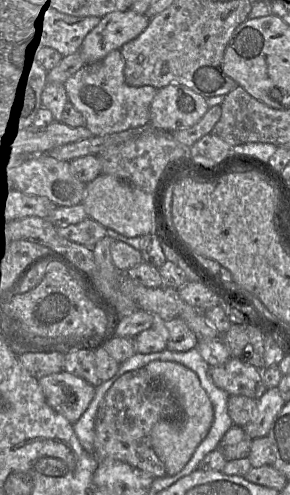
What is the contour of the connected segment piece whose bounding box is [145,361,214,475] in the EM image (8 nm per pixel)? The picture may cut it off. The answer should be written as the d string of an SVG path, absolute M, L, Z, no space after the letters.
M152 361L145 369L153 378L160 378L166 383L181 408L180 418L160 420L154 424L150 433L152 447L164 464L166 475L175 475L184 468L198 445L207 436L214 418L213 405L198 376L189 368L171 361Z

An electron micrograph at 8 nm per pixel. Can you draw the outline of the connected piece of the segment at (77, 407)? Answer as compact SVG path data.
M60 372L39 379L48 405L73 425L94 398L96 387L71 373Z

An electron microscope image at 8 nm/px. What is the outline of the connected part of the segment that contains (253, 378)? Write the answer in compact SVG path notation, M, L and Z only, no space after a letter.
M230 357L224 364L210 367L210 377L218 388L230 396L258 400L267 390L262 381L262 371L237 358Z

